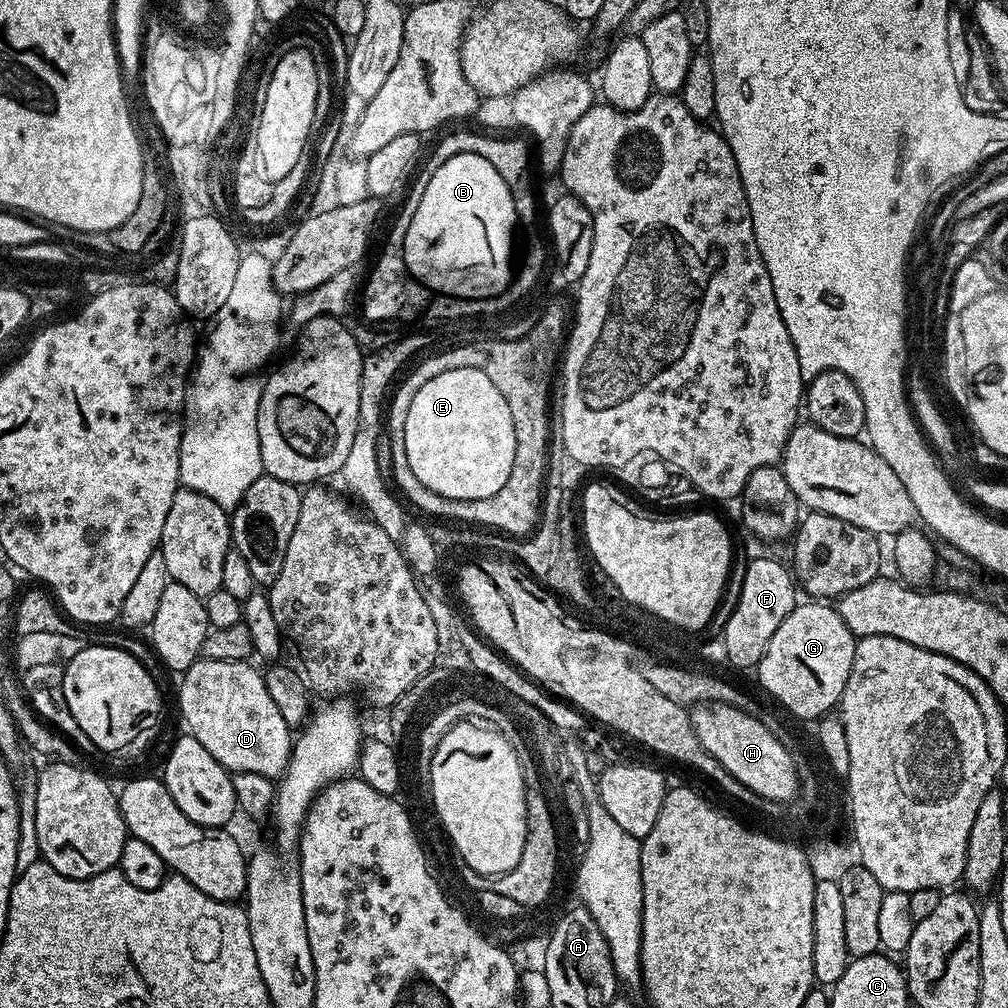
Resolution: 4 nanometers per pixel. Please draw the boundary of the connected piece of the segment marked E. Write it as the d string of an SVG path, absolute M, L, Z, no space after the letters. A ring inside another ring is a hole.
M483 367L459 368L458 370L446 370L446 374L438 374L438 378L430 378L418 394L414 394L414 402L410 402L410 410L406 414L406 458L410 462L410 470L418 477L418 482L432 488L435 494L444 498L454 497L482 497L494 494L497 488L505 485L510 478L510 466L514 466L514 422L510 422L510 406L506 406L506 398L494 387L494 382L486 378Z

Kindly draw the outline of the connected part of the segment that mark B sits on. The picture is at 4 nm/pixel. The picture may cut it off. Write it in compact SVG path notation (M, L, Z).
M453 152L427 177L428 181L424 184L424 193L420 196L420 201L416 204L416 209L411 209L410 226L406 226L406 238L404 239L404 261L410 270L410 274L414 279L419 280L425 288L436 294L445 296L458 296L462 300L491 300L499 297L508 289L514 275L514 260L512 264L512 231L518 228L518 217L516 207L512 201L510 190L506 186L506 182L502 182L502 174L498 174L498 170L494 170L494 166L490 166L490 162L486 162L486 158L482 158L478 154L470 154L469 152Z

